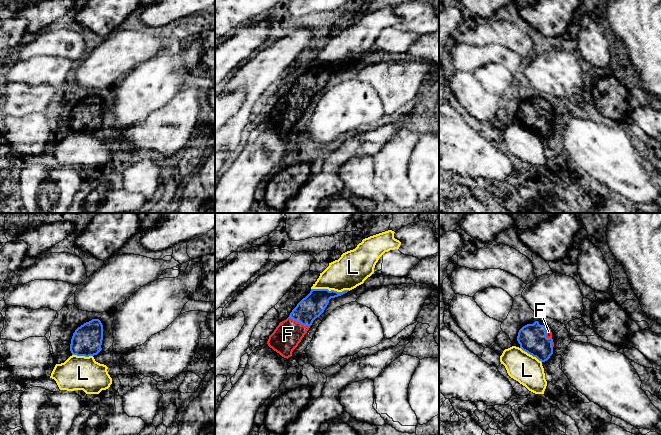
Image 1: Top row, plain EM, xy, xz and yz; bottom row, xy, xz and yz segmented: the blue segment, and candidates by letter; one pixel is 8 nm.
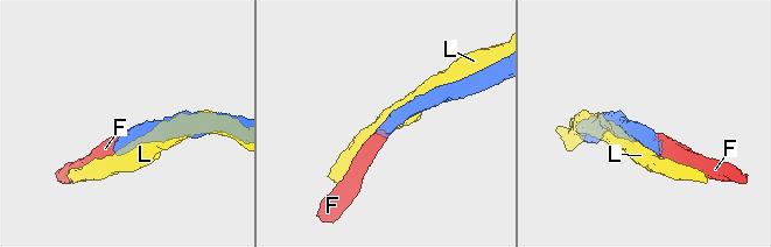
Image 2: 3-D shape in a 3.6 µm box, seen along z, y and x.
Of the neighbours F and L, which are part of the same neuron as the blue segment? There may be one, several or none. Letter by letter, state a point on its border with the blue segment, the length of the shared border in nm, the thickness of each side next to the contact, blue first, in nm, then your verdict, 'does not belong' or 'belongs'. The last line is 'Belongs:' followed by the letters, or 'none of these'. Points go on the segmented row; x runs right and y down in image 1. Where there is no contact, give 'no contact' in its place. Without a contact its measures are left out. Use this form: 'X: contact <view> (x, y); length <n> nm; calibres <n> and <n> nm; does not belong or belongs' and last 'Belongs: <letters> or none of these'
F: contact xz (299, 321); length 190 nm; calibres 190 and 220 nm; belongs
L: contact xz (331, 290); length 320 nm; calibres 190 and 280 nm; does not belong
Belongs: F

